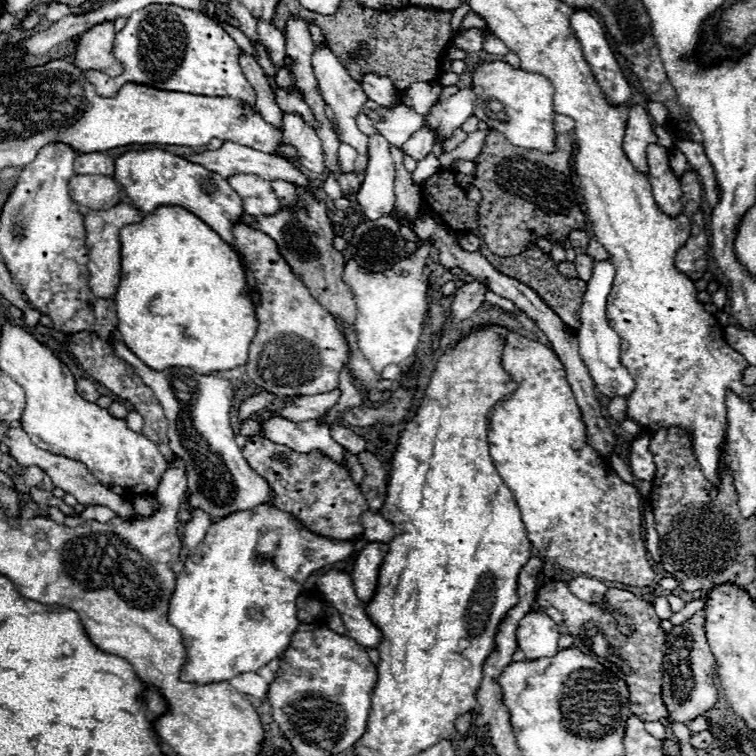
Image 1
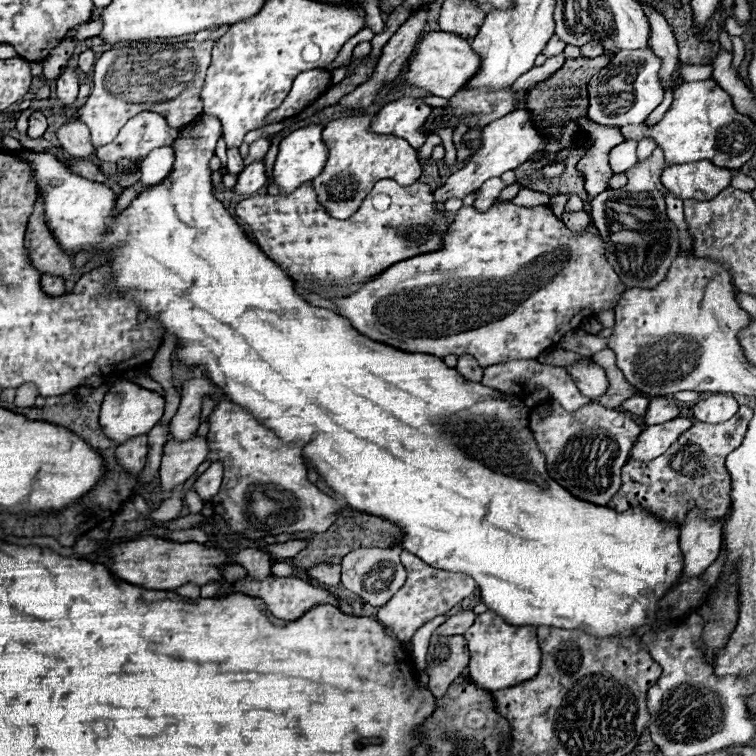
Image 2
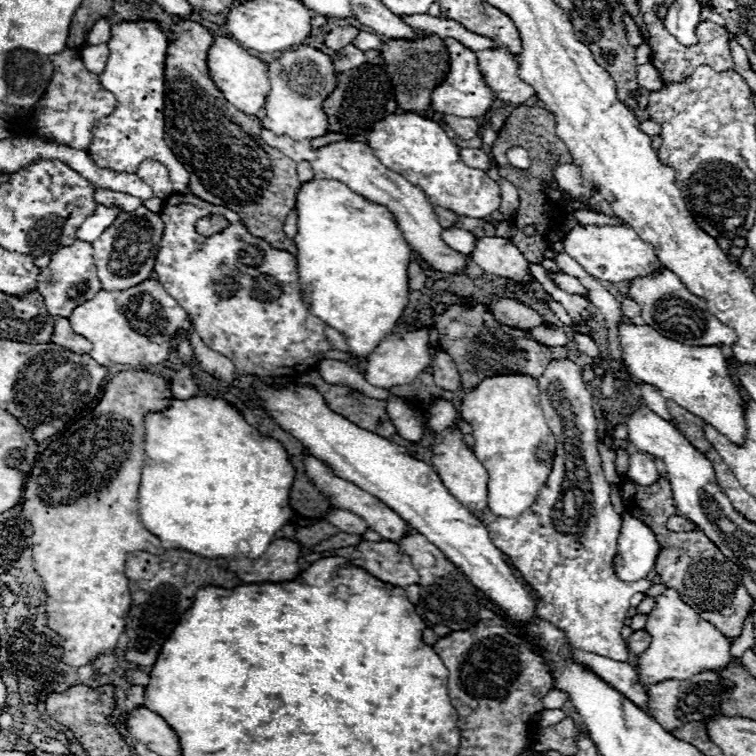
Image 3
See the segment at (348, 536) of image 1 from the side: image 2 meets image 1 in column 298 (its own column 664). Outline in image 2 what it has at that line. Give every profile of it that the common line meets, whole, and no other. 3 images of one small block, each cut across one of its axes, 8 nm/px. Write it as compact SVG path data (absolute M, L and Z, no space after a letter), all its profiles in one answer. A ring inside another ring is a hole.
M740 406L740 410L722 424L696 422L690 430L680 434L666 454L654 460L630 460L622 468L622 488L612 498L616 510L626 512L630 508L642 506L648 508L648 512L656 518L674 526L682 526L688 512L694 508L698 508L706 520L724 518L730 508L730 474L724 460L742 444L750 420L752 410L748 406Z

